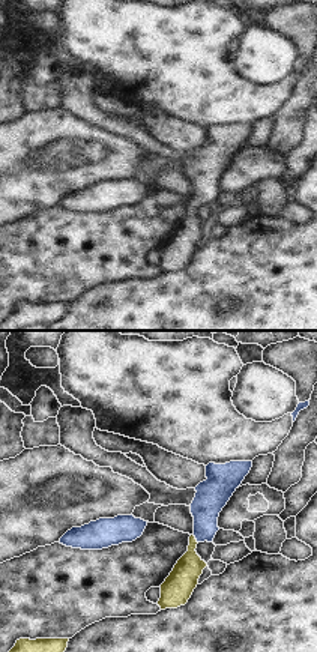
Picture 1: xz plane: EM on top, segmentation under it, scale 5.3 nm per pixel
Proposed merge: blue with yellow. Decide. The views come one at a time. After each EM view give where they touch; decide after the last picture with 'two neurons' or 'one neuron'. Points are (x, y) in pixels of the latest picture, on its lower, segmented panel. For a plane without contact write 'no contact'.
(196, 538)

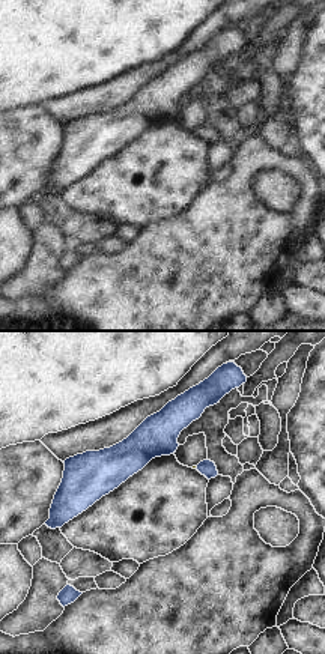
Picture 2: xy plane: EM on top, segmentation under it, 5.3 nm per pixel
no contact

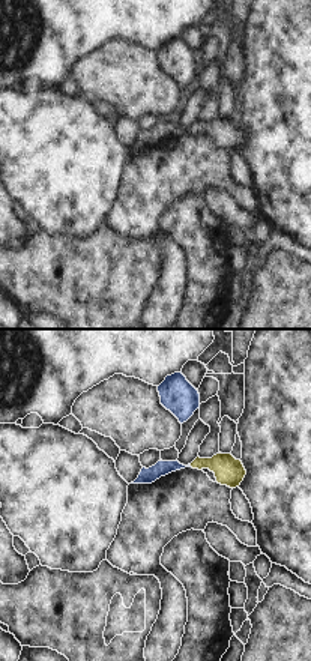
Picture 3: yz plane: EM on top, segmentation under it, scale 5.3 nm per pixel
no contact

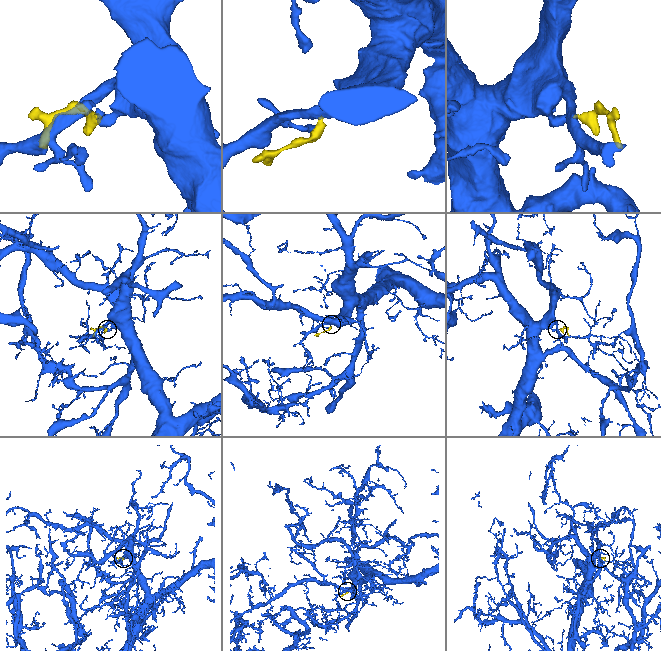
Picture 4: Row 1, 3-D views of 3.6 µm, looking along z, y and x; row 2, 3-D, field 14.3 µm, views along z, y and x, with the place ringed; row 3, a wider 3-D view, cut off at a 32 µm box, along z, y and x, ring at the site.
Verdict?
one neuron

